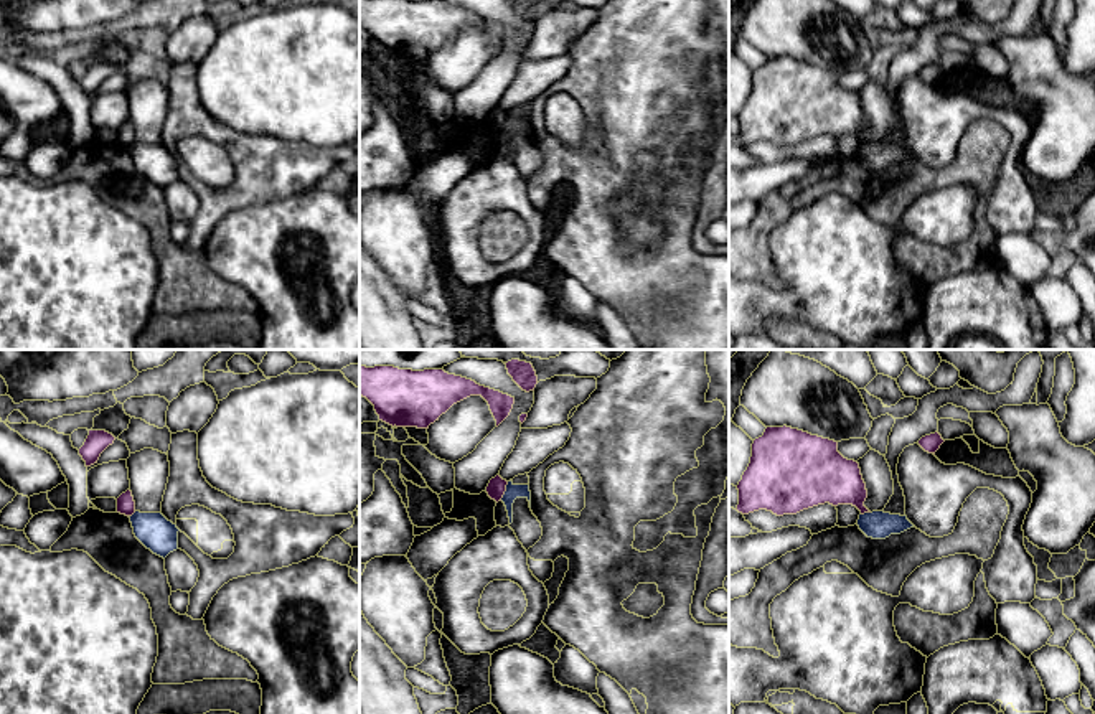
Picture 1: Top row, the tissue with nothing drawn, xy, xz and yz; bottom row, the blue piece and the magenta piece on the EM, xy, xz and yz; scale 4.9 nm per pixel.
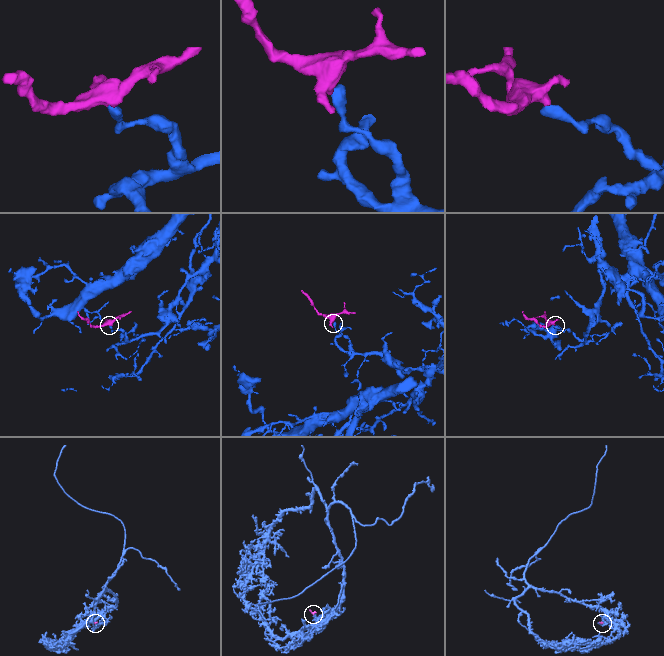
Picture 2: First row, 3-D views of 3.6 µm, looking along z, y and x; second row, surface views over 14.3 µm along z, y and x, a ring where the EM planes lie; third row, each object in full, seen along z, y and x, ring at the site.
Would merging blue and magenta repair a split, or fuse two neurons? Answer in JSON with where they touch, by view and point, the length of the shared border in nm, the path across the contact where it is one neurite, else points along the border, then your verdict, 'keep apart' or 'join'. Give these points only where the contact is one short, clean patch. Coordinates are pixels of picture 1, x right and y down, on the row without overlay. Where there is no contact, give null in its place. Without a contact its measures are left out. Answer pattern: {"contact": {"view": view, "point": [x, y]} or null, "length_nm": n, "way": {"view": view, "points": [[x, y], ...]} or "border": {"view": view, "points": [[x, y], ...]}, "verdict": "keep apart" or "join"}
{"contact": {"view": "xz", "point": [505, 122]}, "length_nm": 100, "border": {"view": "xz", "points": [[508, 112], [500, 131]]}, "verdict": "keep apart"}

